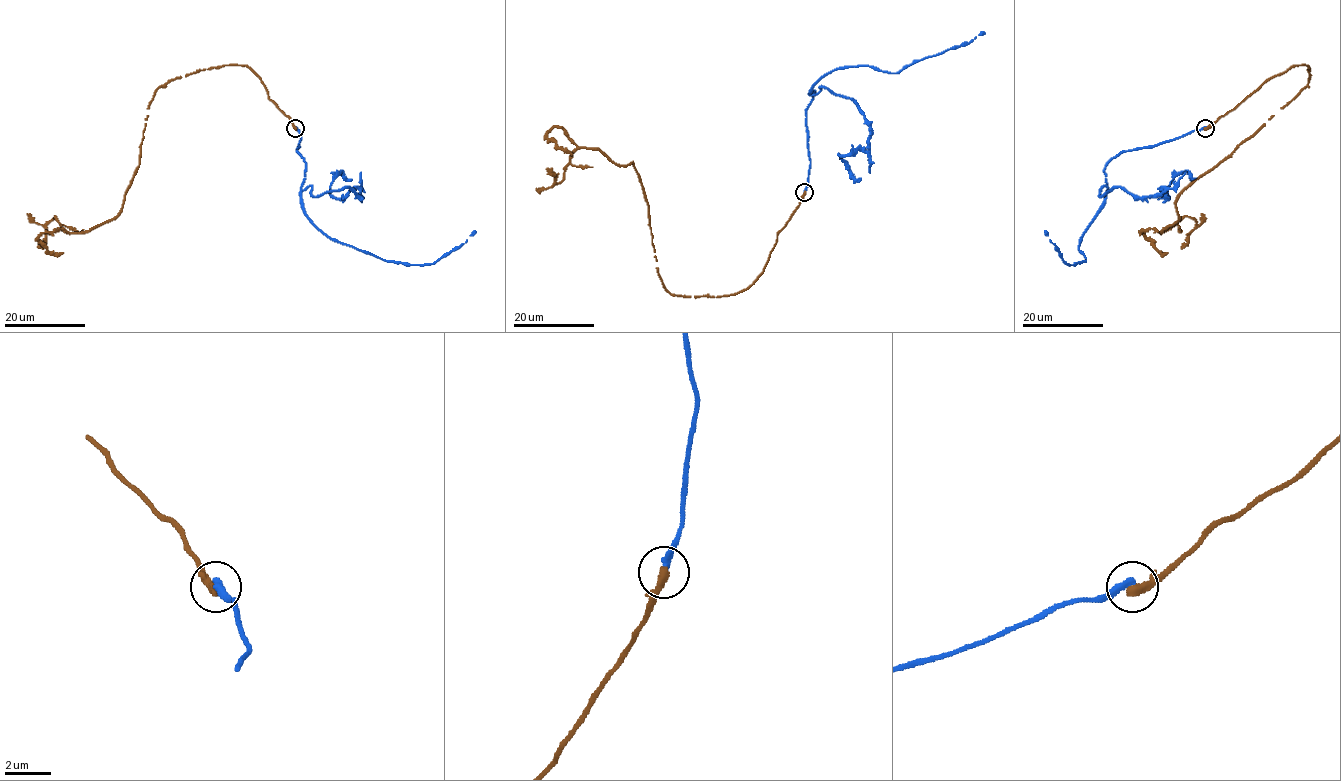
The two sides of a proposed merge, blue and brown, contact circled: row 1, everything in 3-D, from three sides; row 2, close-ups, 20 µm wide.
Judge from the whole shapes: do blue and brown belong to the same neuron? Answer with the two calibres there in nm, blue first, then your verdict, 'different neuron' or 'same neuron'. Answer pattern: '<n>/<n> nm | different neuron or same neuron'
320/400 nm | different neuron

